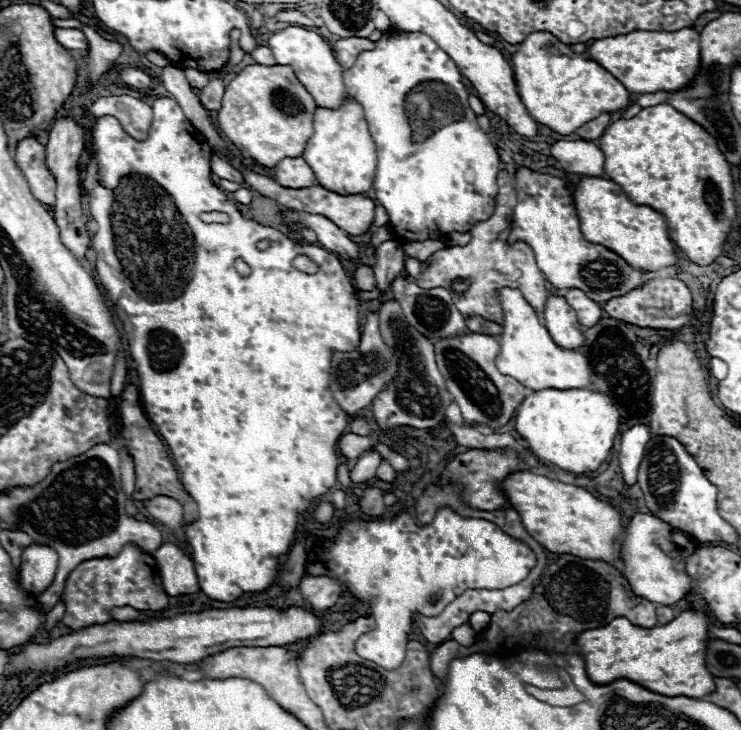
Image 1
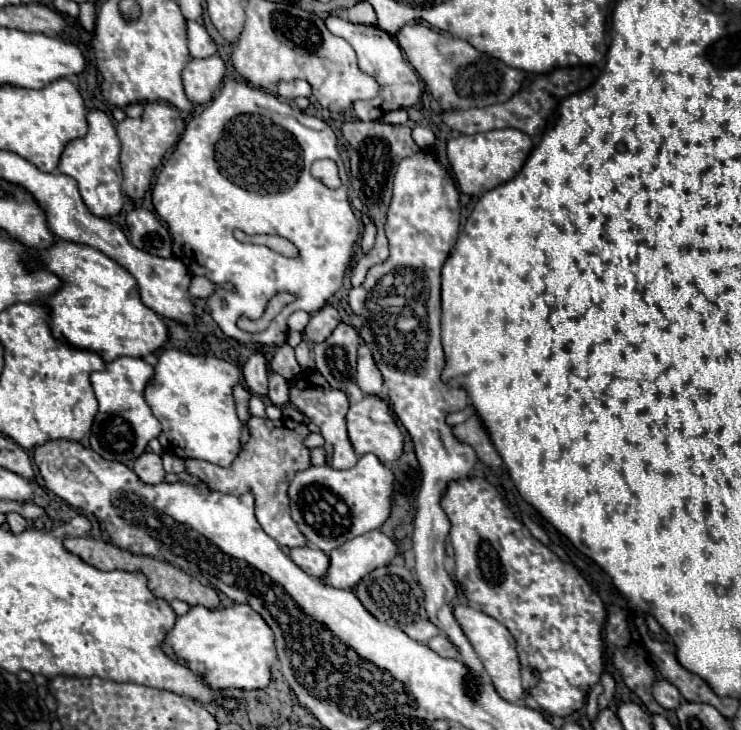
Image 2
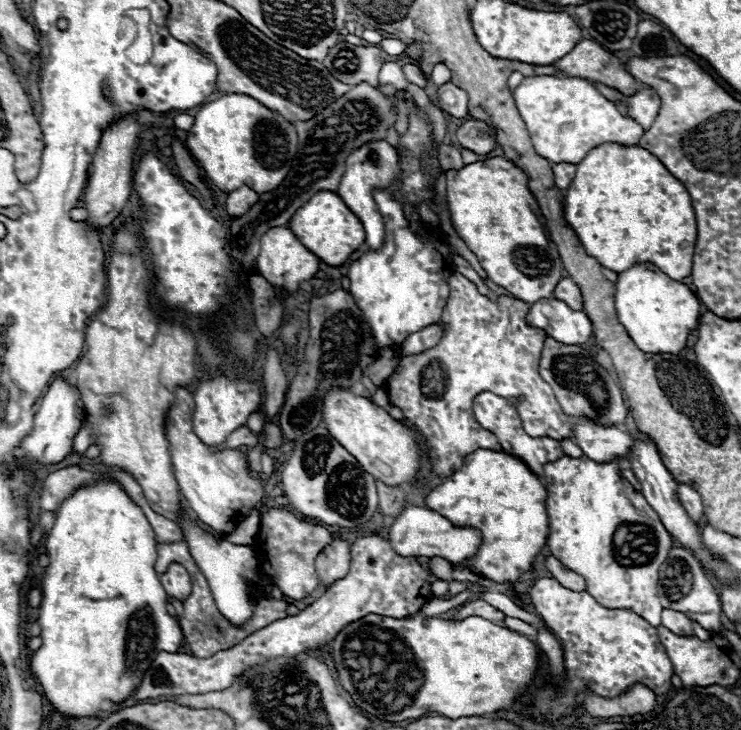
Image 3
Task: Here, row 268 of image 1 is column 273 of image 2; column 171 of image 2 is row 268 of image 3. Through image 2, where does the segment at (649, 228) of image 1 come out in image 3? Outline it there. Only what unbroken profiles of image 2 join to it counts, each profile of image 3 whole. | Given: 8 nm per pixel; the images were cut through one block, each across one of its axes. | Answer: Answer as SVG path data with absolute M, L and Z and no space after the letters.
M634 264L618 276L614 298L620 324L642 352L678 354L702 316L702 304L686 284L668 278L664 272L648 270L646 264Z

